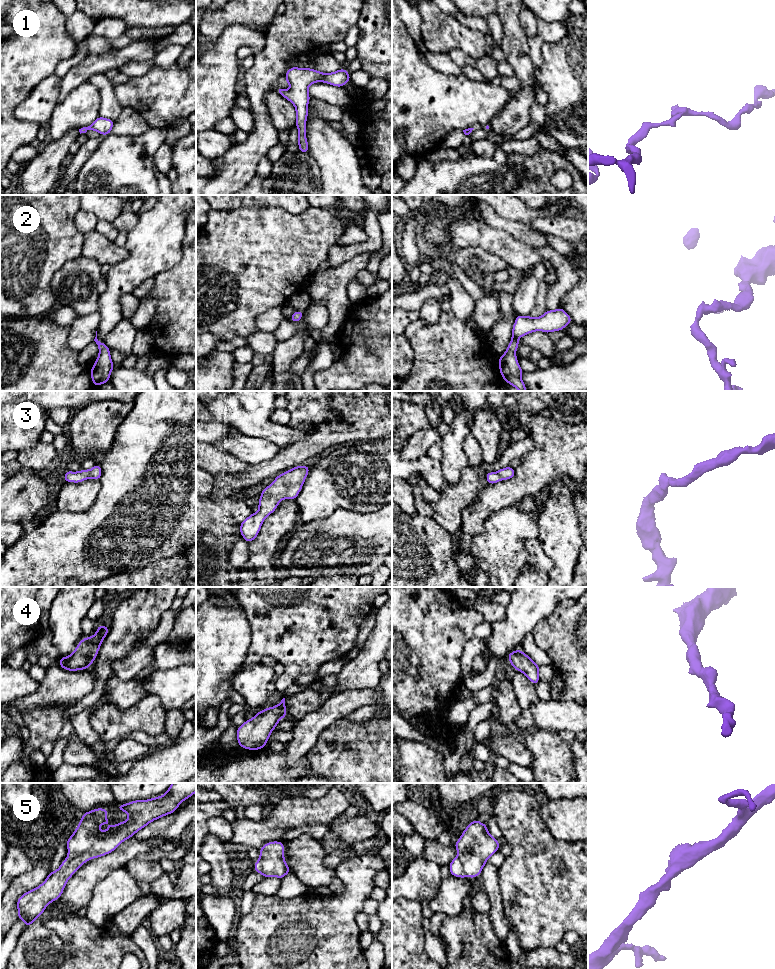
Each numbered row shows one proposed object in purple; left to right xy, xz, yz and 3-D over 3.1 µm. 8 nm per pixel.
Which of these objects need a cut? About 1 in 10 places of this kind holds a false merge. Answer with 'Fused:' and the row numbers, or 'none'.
Fused: none

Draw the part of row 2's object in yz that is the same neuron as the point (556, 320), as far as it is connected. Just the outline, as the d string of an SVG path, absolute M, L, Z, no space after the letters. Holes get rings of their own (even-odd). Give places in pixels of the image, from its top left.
M561 307L551 311L548 310L537 318L530 315L517 315L512 329L512 339L503 354L498 360L499 370L505 382L511 384L519 391L526 391L526 386L521 380L523 370L518 364L516 349L519 346L518 339L534 331L543 331L547 334L552 331L564 329L572 320L568 313Z

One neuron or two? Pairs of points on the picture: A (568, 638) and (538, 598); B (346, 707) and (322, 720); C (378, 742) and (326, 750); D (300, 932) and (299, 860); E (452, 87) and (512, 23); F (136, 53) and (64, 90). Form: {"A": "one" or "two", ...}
{"A": "two", "B": "one", "C": "one", "D": "two", "E": "two", "F": "one"}

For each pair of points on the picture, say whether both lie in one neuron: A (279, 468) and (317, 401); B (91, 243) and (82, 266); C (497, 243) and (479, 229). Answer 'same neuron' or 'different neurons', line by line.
A: same neuron
B: different neurons
C: same neuron

